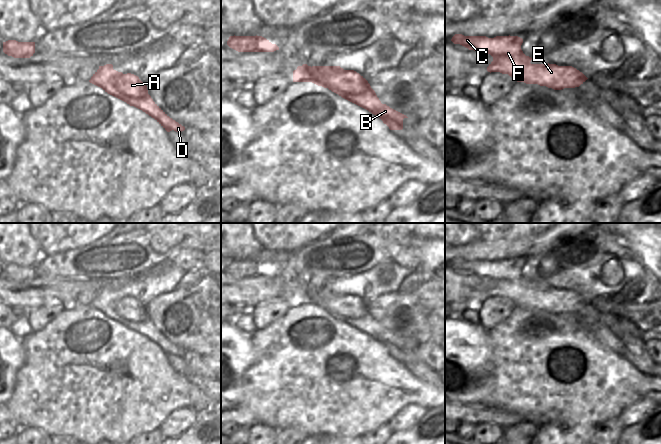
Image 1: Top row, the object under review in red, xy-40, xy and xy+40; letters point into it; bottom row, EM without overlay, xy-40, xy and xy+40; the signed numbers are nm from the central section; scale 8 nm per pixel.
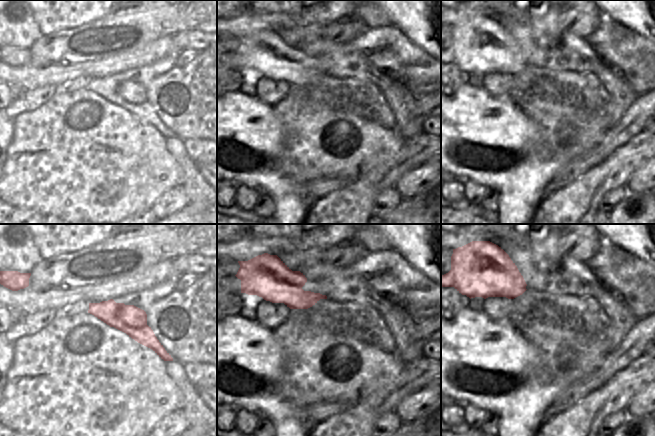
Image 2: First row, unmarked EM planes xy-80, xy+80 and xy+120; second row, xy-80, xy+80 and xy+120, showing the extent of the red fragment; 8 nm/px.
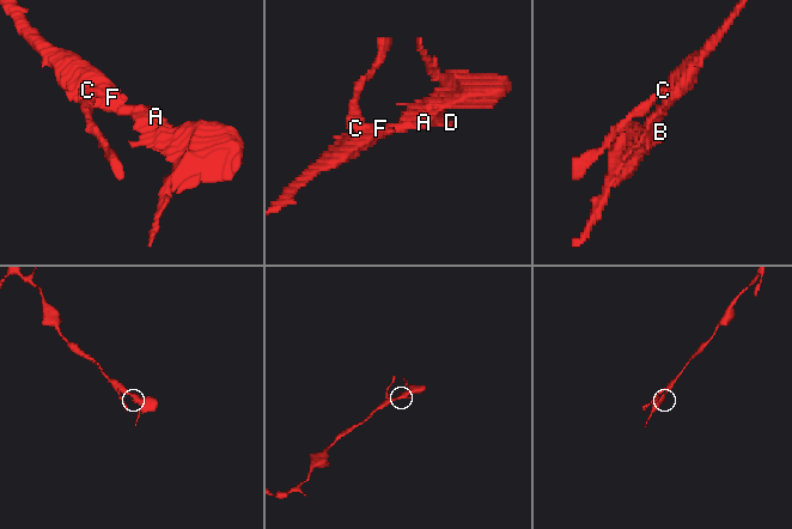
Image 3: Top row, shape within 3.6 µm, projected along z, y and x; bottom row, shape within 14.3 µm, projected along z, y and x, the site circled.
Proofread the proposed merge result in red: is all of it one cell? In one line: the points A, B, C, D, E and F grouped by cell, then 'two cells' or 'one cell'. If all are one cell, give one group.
A C F / B D E; two cells

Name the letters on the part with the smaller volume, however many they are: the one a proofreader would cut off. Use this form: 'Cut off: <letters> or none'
Cut off: B, D, E

